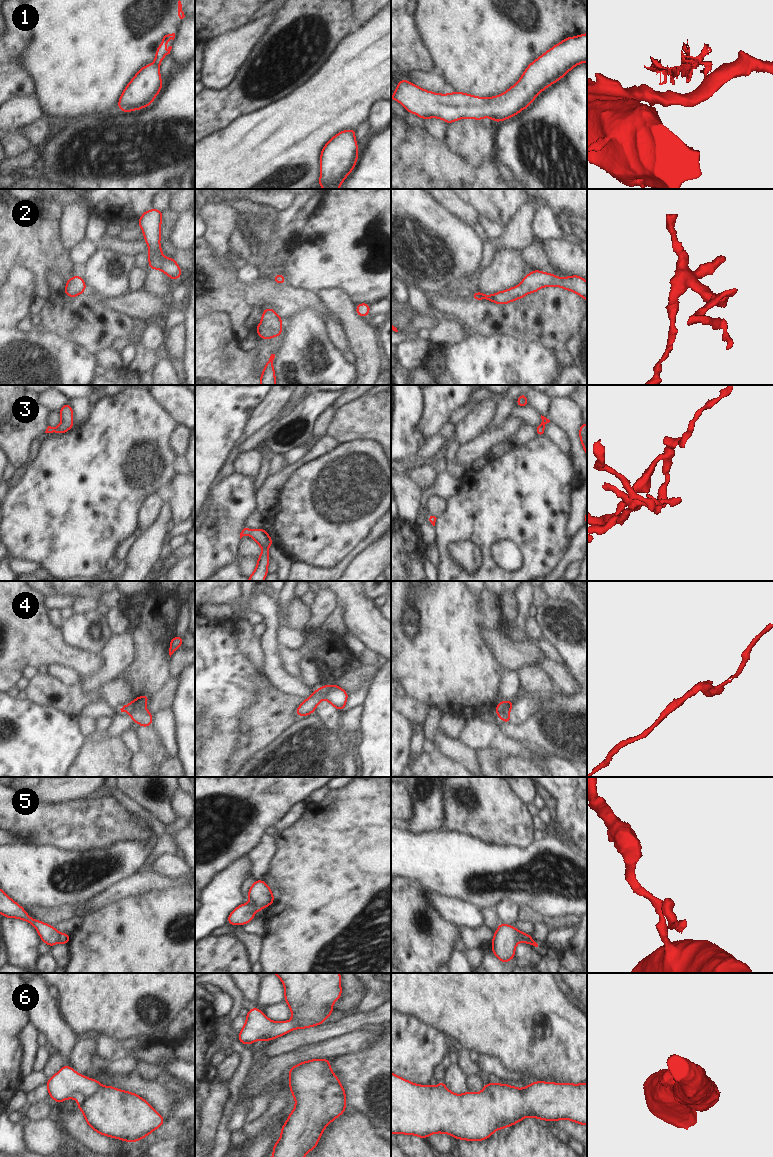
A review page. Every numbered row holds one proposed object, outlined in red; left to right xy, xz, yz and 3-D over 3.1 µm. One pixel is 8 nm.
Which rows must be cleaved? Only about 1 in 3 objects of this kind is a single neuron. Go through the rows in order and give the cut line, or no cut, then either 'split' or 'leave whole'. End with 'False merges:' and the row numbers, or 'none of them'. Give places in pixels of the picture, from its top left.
1: cut in xy along (153, 64), (158, 67); split
2: no cut; leave whole
3: no cut; leave whole
4: cut in yz along (505, 700), (506, 706), (496, 710); split
5: cut in xy along (59, 933), (60, 941); split
6: cut in xy along (100, 1085), (93, 1092), (78, 1100); split
False merges: 1, 4, 5, 6

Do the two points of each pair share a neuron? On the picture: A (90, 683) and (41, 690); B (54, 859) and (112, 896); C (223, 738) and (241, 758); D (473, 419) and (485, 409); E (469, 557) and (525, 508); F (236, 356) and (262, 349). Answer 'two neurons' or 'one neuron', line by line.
A: two neurons
B: two neurons
C: two neurons
D: one neuron
E: two neurons
F: two neurons

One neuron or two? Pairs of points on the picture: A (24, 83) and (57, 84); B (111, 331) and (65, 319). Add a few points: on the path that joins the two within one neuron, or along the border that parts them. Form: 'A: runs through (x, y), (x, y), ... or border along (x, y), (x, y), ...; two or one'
A: border along (20, 63), (31, 78), (36, 96); two
B: runs through (99, 345), (85, 333), (69, 333); one

